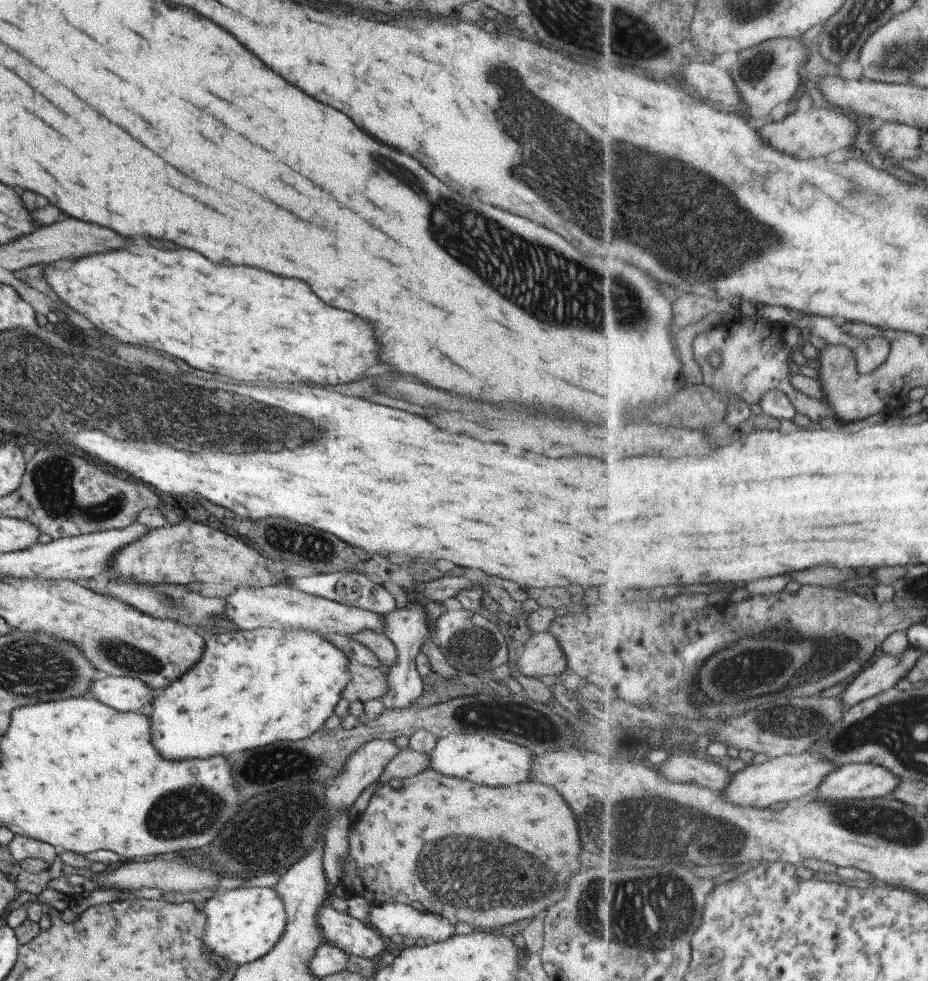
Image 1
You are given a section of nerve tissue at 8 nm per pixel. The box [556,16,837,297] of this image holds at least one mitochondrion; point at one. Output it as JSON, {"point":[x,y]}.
{"point":[763,59]}

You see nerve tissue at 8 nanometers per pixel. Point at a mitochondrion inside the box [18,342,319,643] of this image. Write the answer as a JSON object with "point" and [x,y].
{"point":[53,477]}

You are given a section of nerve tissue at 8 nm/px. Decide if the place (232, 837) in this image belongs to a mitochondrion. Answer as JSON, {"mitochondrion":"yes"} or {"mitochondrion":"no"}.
{"mitochondrion":"yes"}

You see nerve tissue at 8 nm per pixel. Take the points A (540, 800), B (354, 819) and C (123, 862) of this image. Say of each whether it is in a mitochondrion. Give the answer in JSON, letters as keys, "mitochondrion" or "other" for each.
{"A":"other","B":"other","C":"other"}

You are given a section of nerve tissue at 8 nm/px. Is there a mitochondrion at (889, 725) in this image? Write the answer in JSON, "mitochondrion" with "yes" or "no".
{"mitochondrion":"yes"}

